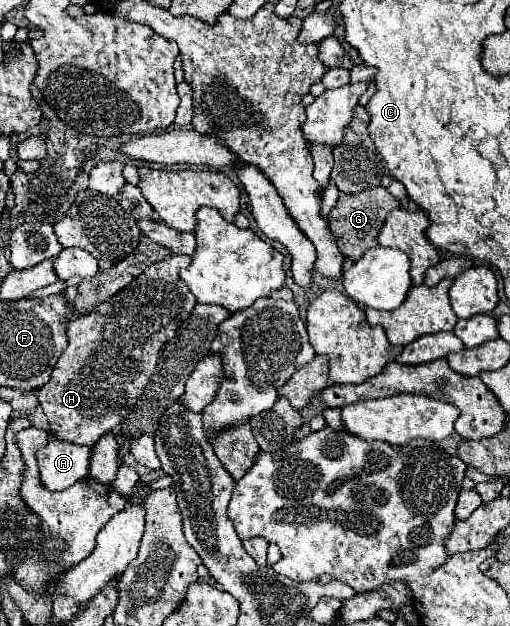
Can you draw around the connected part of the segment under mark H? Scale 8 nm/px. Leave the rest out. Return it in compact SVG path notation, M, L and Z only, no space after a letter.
M170 255L150 265L134 283L100 303L92 313L70 321L68 347L56 361L50 381L38 389L38 401L58 439L94 445L106 431L116 431L132 411L154 373L160 349L196 305L180 279L180 269L190 261L188 255Z

